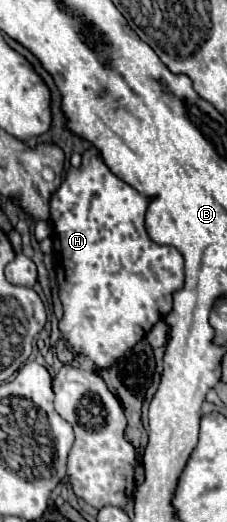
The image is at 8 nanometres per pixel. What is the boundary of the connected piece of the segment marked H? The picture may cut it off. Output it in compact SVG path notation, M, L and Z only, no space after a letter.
M89 148L83 154L81 168L69 168L59 190L51 198L53 220L53 256L57 270L59 298L63 304L63 320L59 330L69 348L87 356L99 368L109 368L129 348L133 348L141 334L147 334L173 306L173 292L183 286L183 256L171 246L155 244L143 224L145 196L127 182L117 180L103 164L97 150Z

